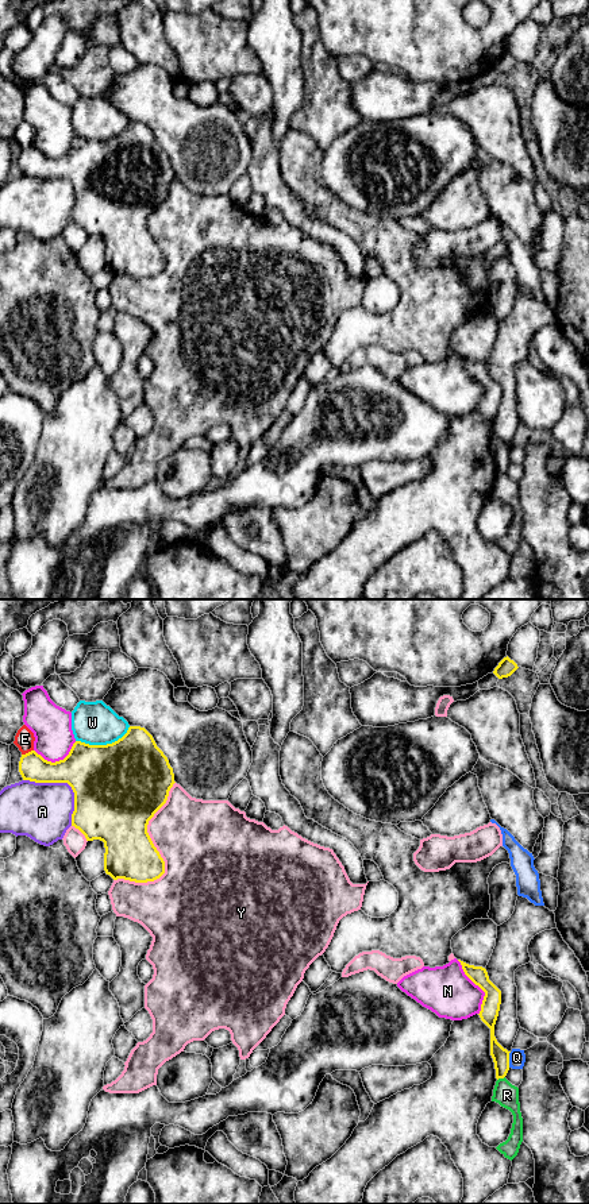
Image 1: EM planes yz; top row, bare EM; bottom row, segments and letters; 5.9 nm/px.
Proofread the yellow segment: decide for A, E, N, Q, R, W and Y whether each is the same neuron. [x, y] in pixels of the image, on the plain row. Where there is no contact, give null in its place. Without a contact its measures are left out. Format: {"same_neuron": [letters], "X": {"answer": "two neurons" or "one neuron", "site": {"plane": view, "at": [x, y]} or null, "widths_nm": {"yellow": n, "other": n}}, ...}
{"same_neuron": [], "A": {"answer": "two neurons", "site": {"plane": "yz", "at": [66, 177]}, "widths_nm": {"yellow": 440, "other": 340}}, "E": {"answer": "two neurons", "site": {"plane": "yz", "at": [29, 147]}, "widths_nm": {"yellow": 170, "other": 120}}, "N": {"answer": "two neurons", "site": {"plane": "yz", "at": [478, 381]}, "widths_nm": {"yellow": 110, "other": 300}}, "Q": {"answer": "two neurons", "site": {"plane": "yz", "at": [508, 455]}, "widths_nm": {"yellow": 100, "other": 100}}, "R": {"answer": "two neurons", "site": {"plane": "yz", "at": [500, 473]}, "widths_nm": {"yellow": 100, "other": 140}}, "W": {"answer": "two neurons", "site": {"plane": "yz", "at": [103, 141]}, "widths_nm": {"yellow": 500, "other": 260}}, "Y": {"answer": "two neurons", "site": {"plane": "yz", "at": [158, 247]}, "widths_nm": {"yellow": 300, "other": 480}}}

